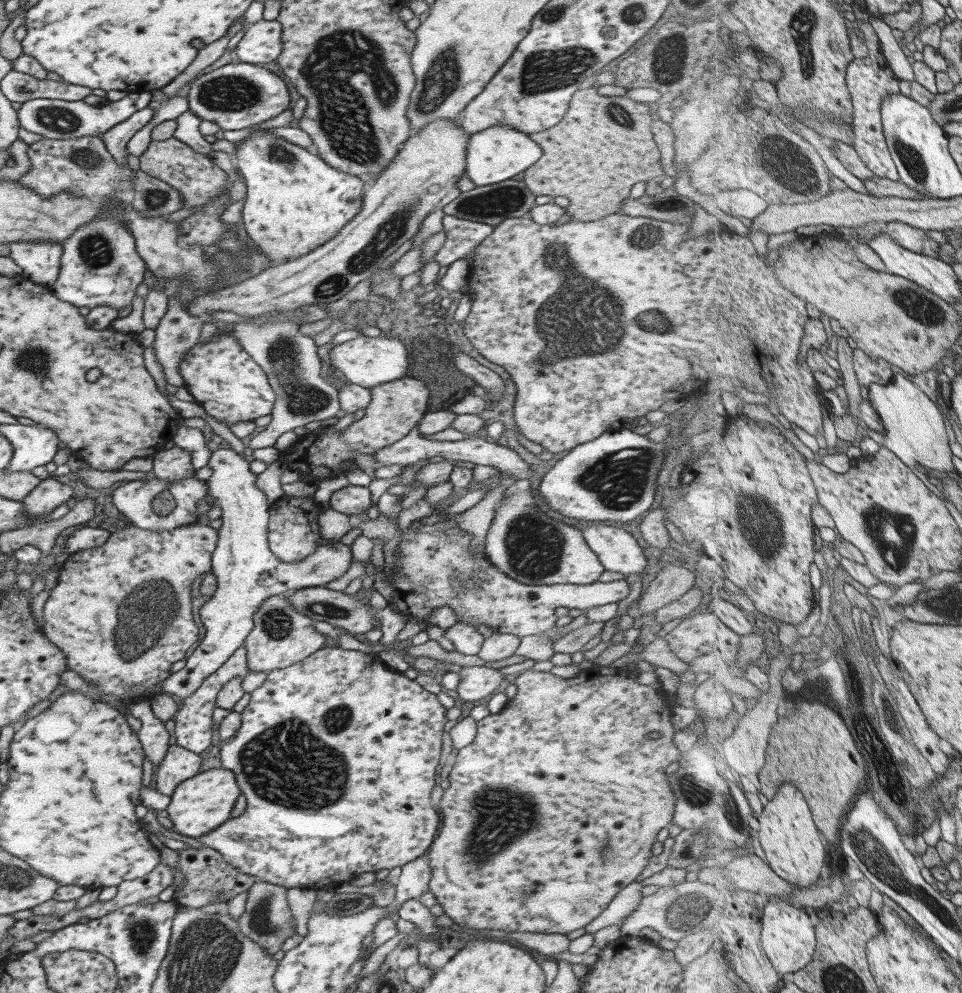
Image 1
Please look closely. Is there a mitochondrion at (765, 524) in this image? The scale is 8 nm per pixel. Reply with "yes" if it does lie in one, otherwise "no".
yes

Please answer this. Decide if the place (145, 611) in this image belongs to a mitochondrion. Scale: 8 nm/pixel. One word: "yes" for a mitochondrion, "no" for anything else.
yes

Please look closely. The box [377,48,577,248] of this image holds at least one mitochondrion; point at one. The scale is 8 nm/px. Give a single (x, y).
(495, 203)

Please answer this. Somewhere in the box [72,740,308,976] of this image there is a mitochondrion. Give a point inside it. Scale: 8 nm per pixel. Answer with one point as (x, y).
(142, 931)

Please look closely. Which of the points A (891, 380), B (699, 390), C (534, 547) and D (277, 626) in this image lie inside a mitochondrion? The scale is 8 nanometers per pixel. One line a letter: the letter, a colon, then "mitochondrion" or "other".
A: other
B: other
C: mitochondrion
D: mitochondrion

